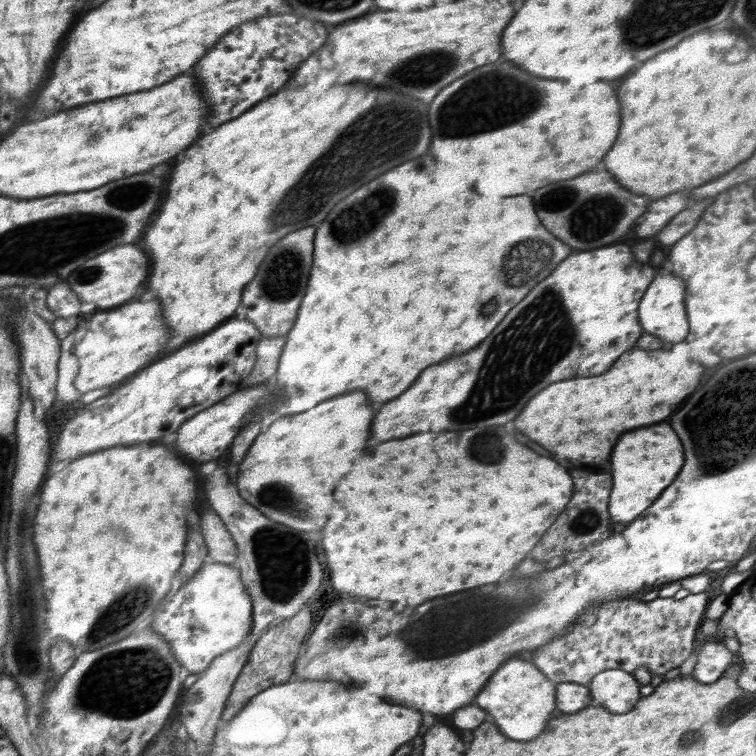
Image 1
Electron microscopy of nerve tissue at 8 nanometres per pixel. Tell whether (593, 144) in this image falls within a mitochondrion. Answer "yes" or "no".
no

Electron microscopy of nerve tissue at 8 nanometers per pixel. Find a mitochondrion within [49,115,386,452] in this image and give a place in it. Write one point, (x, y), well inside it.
(281, 280)

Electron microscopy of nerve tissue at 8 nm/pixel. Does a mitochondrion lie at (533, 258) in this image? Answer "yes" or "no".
yes

